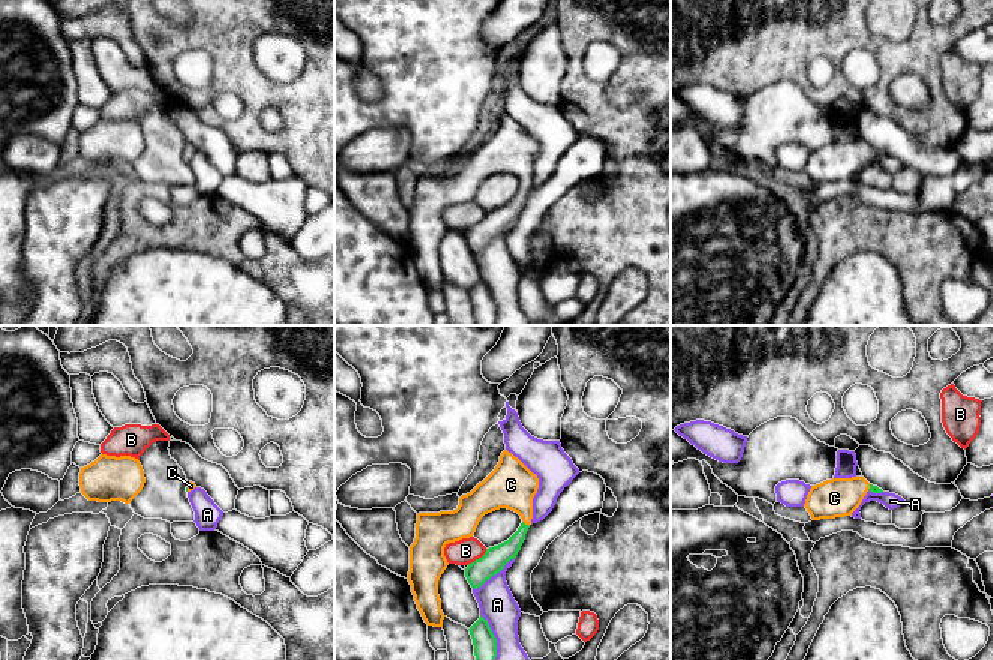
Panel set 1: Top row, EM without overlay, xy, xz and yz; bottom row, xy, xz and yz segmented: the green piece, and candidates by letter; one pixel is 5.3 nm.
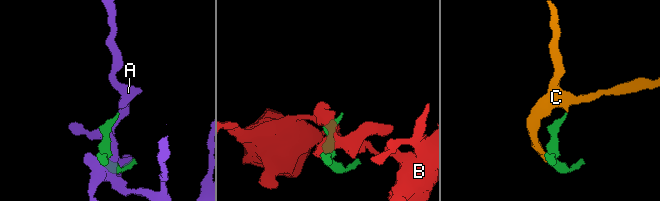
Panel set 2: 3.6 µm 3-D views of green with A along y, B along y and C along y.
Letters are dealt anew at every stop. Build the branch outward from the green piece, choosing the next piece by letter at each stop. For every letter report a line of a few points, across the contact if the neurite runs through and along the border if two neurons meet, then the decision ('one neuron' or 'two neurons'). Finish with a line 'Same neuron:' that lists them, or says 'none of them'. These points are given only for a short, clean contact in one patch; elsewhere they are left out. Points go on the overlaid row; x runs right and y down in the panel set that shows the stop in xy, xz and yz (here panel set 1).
A: two neurons
B: two neurons
C: line xz (494, 560), (519, 536), (524, 524), (525, 510), (510, 485); one neuron
Same neuron: C

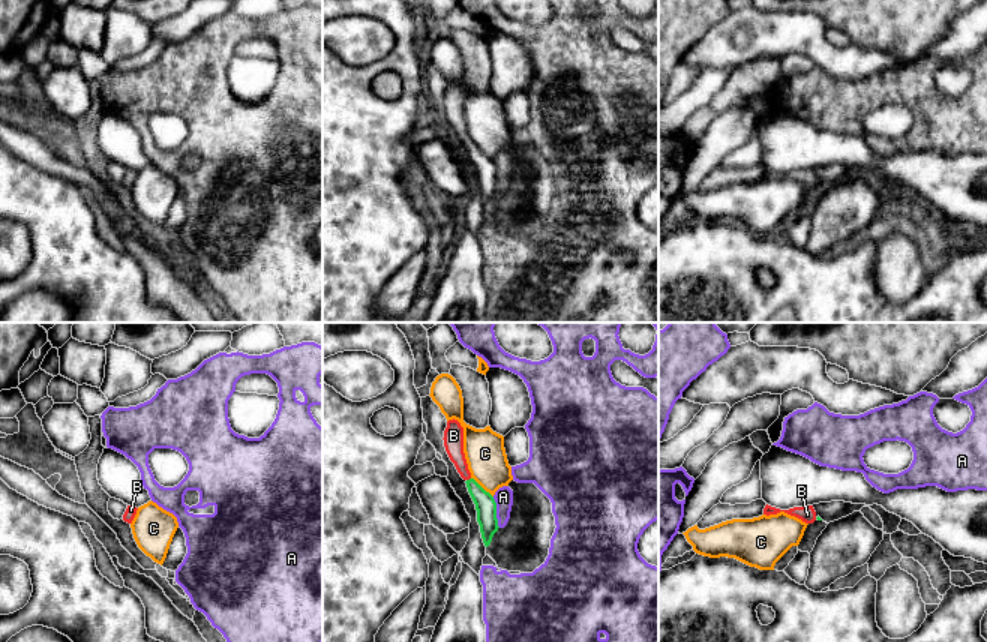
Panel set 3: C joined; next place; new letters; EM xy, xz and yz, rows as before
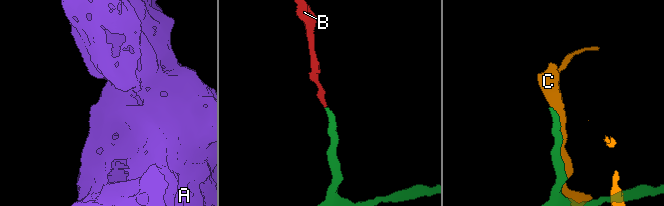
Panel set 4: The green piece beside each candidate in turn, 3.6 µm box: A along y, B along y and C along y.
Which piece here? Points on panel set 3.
A: two neurons
B: line xz (485, 504), (470, 479), (455, 452), (453, 435); one neuron
C: two neurons
Same neuron: B

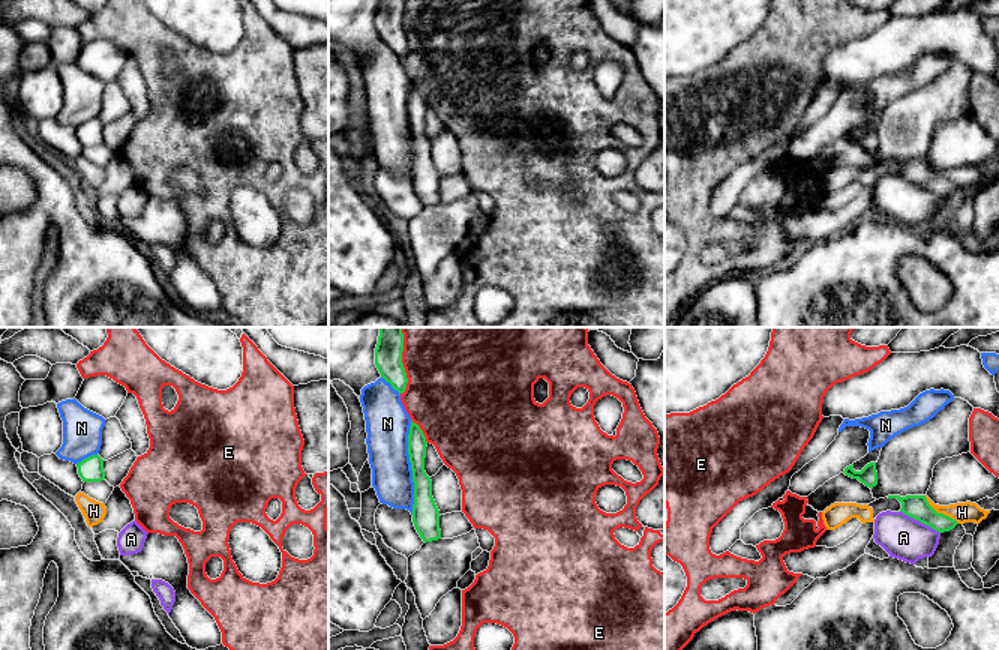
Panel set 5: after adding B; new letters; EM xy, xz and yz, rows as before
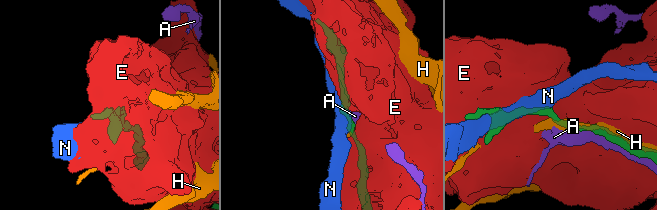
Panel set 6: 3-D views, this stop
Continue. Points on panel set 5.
A: two neurons
E: two neurons
H: two neurons
N: two neurons
Same neuron: none of them

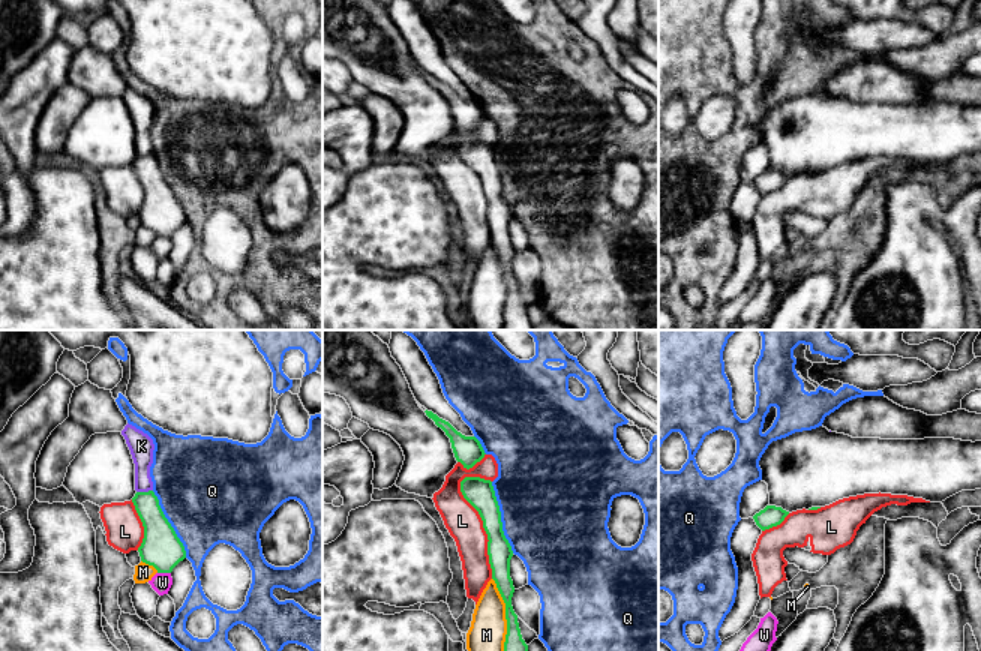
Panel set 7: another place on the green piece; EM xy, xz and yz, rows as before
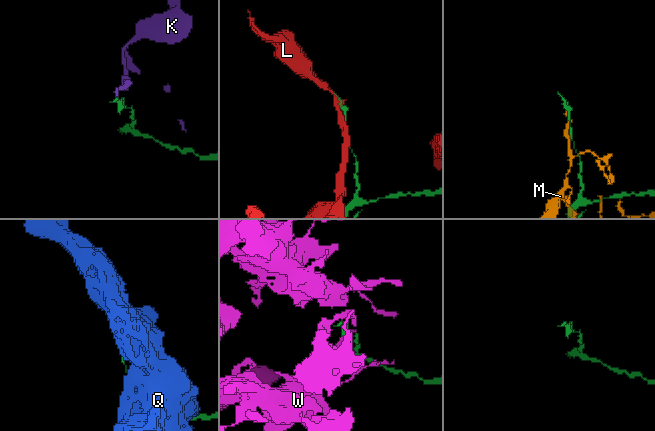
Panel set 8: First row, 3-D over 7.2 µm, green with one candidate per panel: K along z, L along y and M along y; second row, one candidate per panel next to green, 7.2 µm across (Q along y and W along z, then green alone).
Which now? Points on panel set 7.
K: line xy (152, 489), (137, 492); two neurons
L: two neurons
M: two neurons
Q: two neurons
W: two neurons
Same neuron: none of them

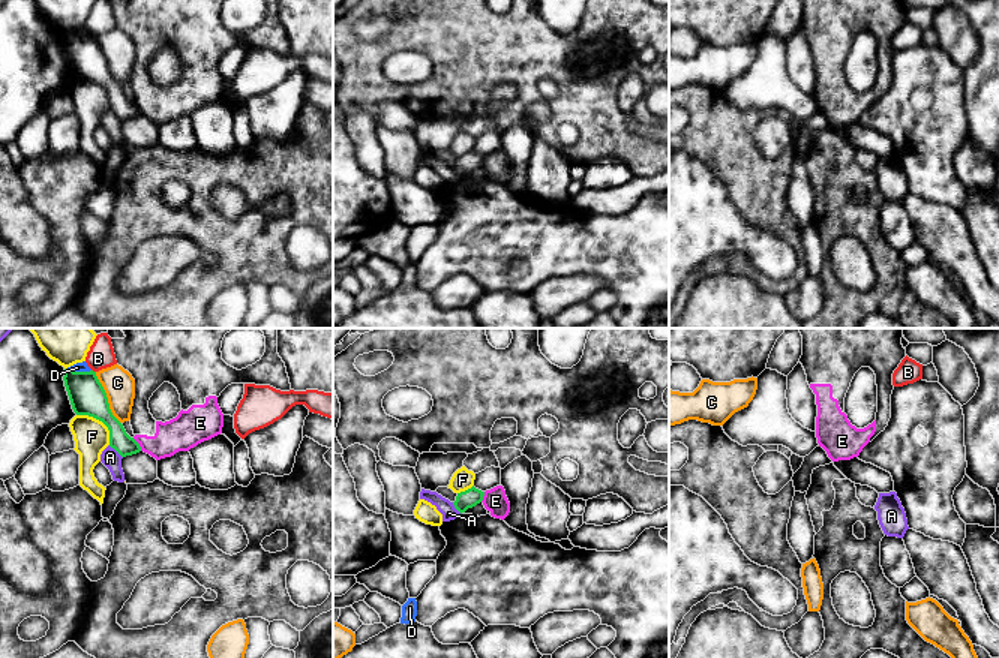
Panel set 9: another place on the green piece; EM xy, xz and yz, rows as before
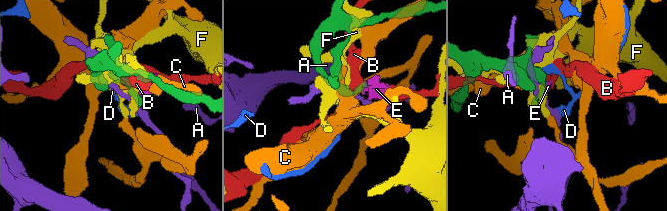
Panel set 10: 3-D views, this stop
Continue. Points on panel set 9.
A: line xy (108, 445), (122, 457); two neurons
B: line xy (92, 369), (95, 372); two neurons
C: two neurons
D: line xy (68, 367), (90, 370); two neurons
E: line xy (132, 438), (141, 450); two neurons
F: two neurons
Same neuron: none of them

